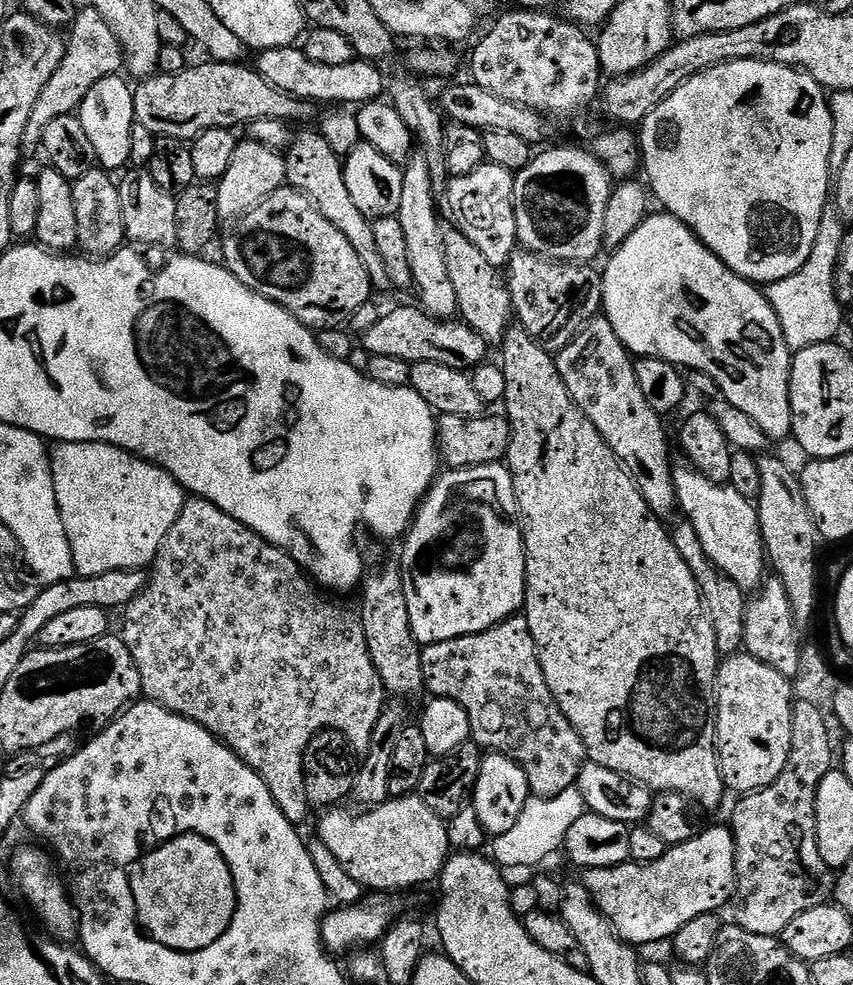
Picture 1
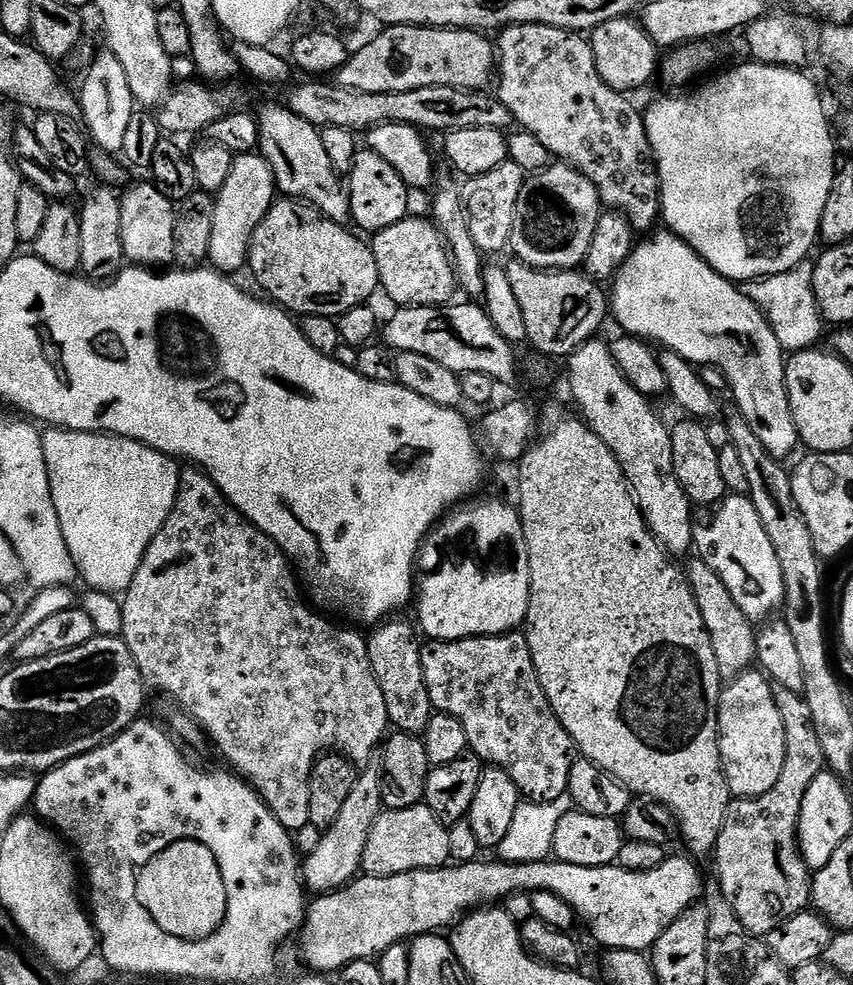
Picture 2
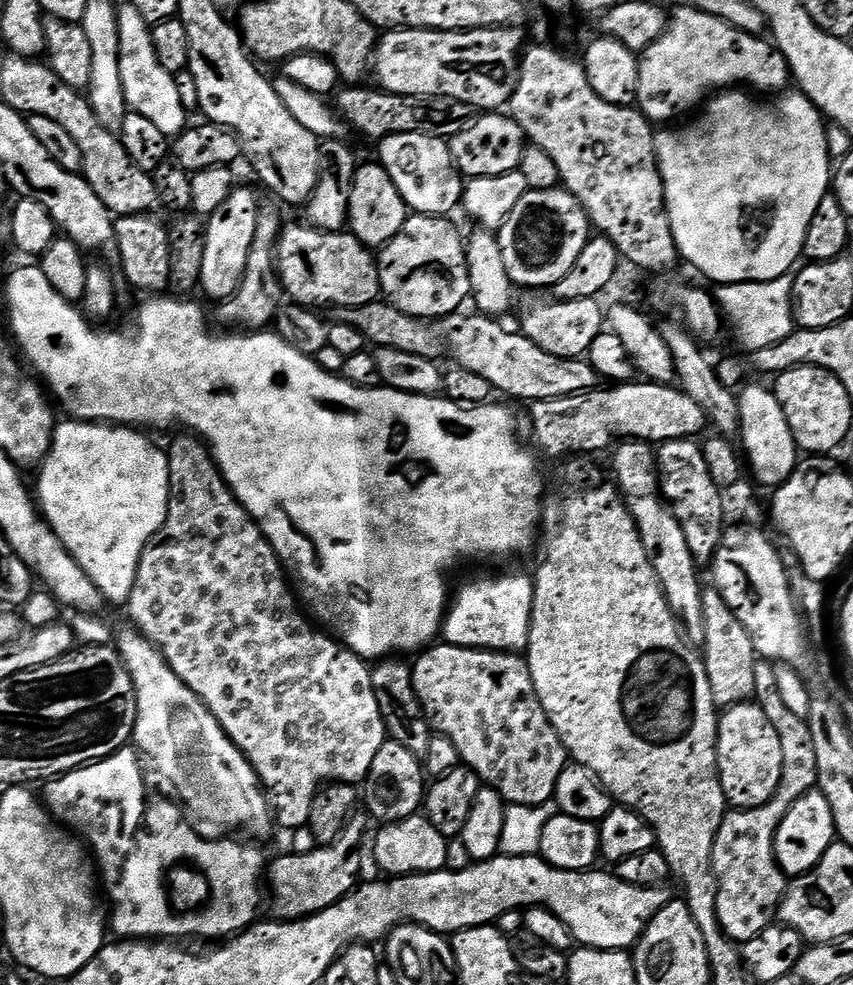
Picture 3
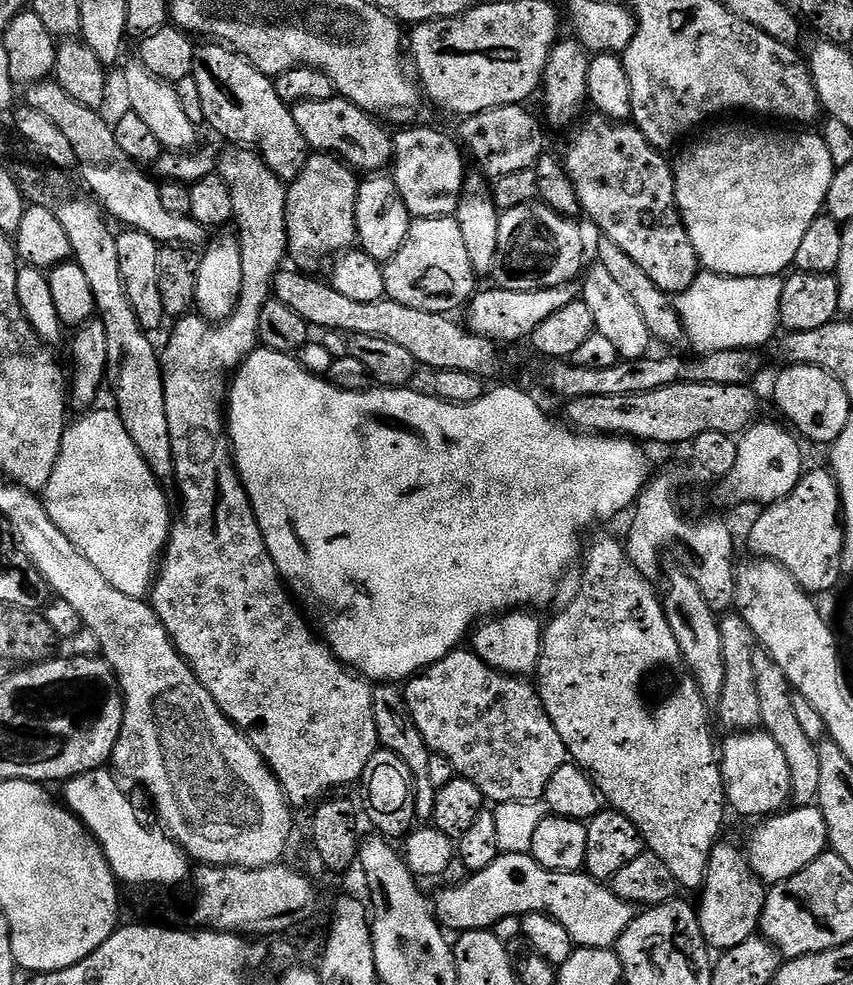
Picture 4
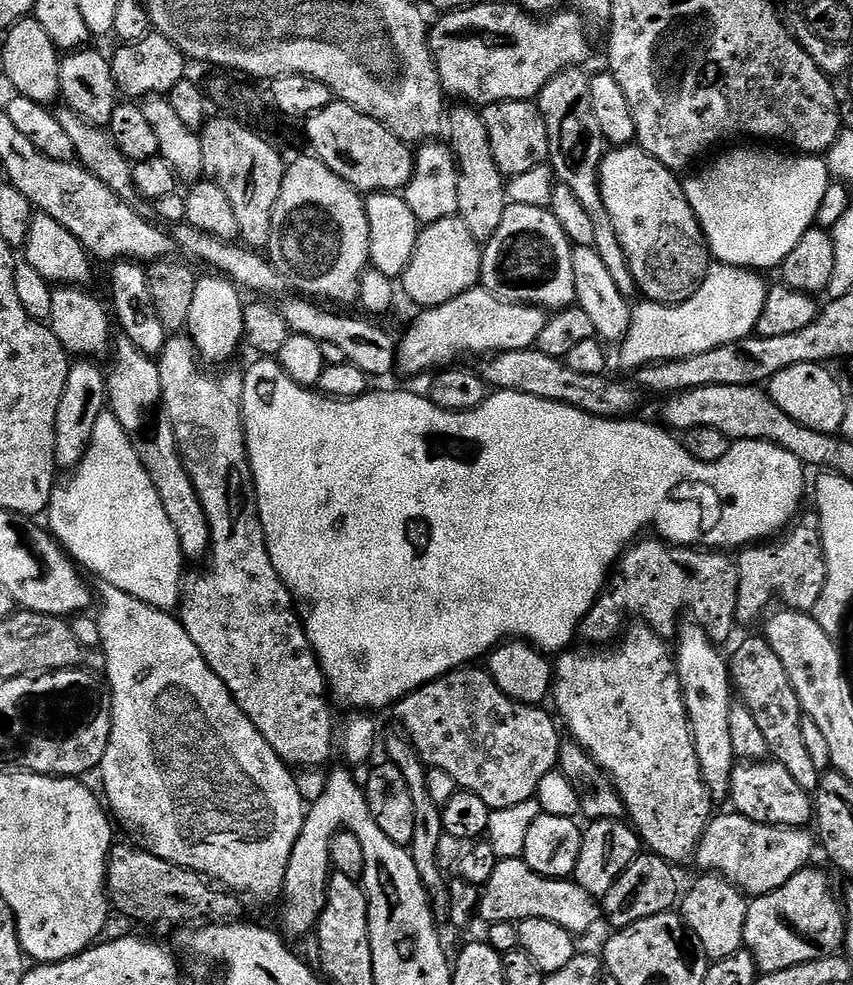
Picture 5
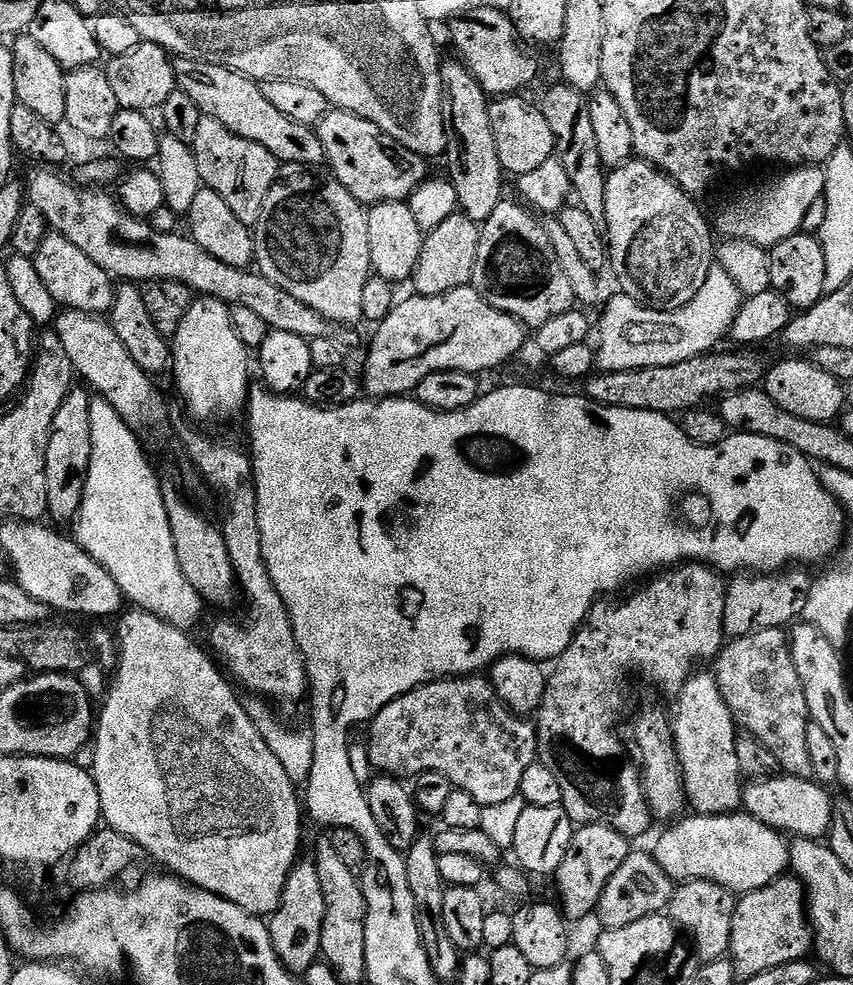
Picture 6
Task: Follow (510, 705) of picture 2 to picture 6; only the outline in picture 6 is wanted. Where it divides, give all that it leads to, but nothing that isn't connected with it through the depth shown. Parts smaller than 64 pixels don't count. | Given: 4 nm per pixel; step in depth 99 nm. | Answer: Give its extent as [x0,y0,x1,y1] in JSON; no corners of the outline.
[366,674,540,806]

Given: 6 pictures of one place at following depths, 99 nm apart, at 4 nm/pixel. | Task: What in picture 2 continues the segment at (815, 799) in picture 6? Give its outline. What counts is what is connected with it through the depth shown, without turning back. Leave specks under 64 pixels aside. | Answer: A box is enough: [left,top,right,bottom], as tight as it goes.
[720,670,786,797]

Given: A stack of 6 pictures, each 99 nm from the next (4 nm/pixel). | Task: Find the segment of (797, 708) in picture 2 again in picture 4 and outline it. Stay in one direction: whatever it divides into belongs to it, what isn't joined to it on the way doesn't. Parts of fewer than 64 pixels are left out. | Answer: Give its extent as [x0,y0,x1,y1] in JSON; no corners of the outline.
[696,650,820,953]

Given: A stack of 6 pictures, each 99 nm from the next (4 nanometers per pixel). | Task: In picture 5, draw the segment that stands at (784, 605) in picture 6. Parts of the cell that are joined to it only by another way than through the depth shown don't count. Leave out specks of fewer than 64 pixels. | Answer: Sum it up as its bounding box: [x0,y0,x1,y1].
[734,514,826,625]

